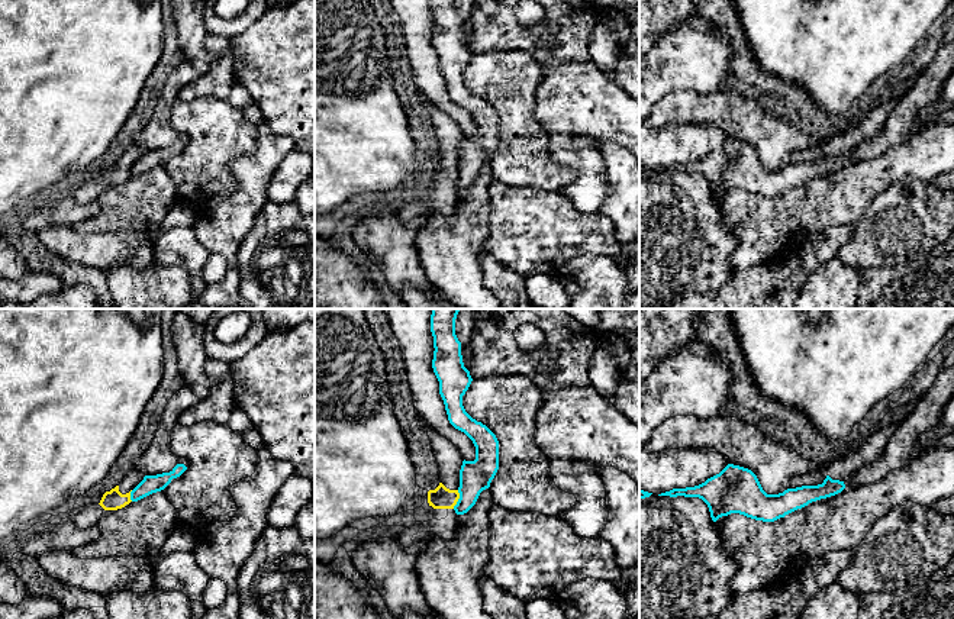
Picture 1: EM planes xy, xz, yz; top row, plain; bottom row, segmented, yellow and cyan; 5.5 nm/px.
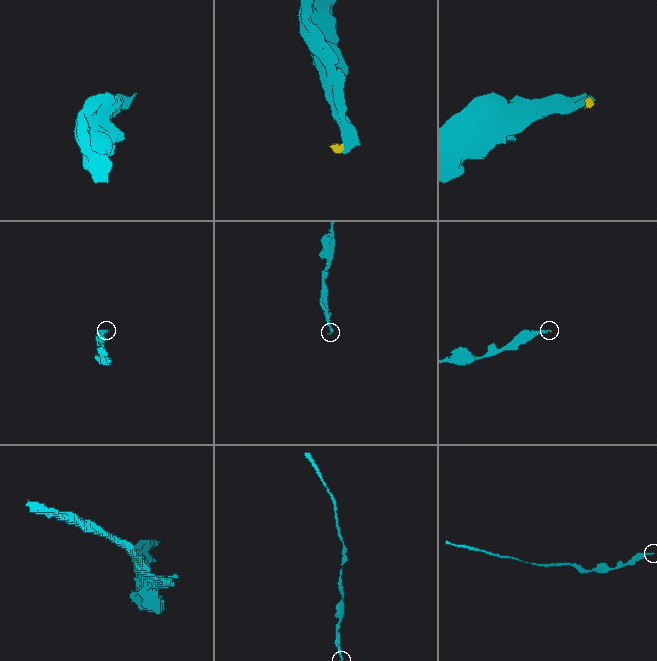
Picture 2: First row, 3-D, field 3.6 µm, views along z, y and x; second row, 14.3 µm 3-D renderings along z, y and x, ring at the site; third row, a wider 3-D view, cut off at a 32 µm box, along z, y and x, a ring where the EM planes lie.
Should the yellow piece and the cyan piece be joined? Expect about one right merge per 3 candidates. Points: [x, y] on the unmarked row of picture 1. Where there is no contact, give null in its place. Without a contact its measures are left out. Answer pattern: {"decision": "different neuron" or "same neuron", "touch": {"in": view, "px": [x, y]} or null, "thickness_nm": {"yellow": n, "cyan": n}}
{"decision": "different neuron", "touch": {"in": "xz", "px": [458, 173]}, "thickness_nm": {"yellow": 120, "cyan": 180}}

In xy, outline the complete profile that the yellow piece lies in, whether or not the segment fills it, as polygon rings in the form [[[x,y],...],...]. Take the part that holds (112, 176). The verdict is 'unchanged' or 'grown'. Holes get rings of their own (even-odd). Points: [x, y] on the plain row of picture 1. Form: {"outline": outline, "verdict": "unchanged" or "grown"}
{"outline": [[[132,145],[125,151],[119,161],[106,167],[100,175],[103,186],[117,186],[129,180],[130,167],[144,155],[145,149],[141,145]]], "verdict": "grown"}

